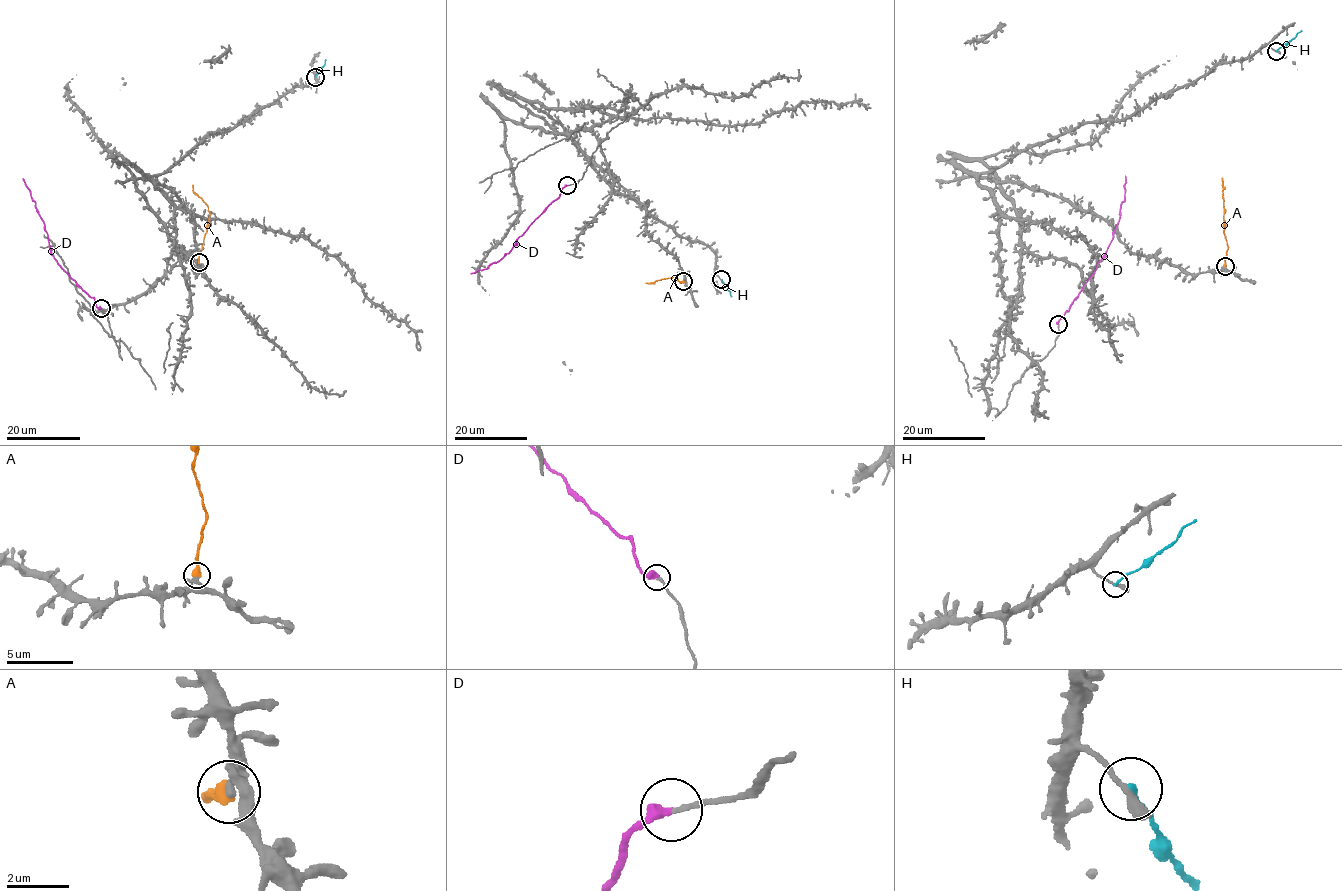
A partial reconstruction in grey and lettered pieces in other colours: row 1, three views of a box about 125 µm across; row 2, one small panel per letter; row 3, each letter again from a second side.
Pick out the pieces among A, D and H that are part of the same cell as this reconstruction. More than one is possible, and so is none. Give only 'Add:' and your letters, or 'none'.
Add: D

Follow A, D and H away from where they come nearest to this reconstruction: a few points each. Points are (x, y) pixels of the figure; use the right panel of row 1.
A: (1225, 265), (1228, 245), (1222, 177)
D: (1058, 324), (1101, 259), (1118, 222), (1125, 196), (1125, 176)
H: (1276, 50), (1301, 30)

